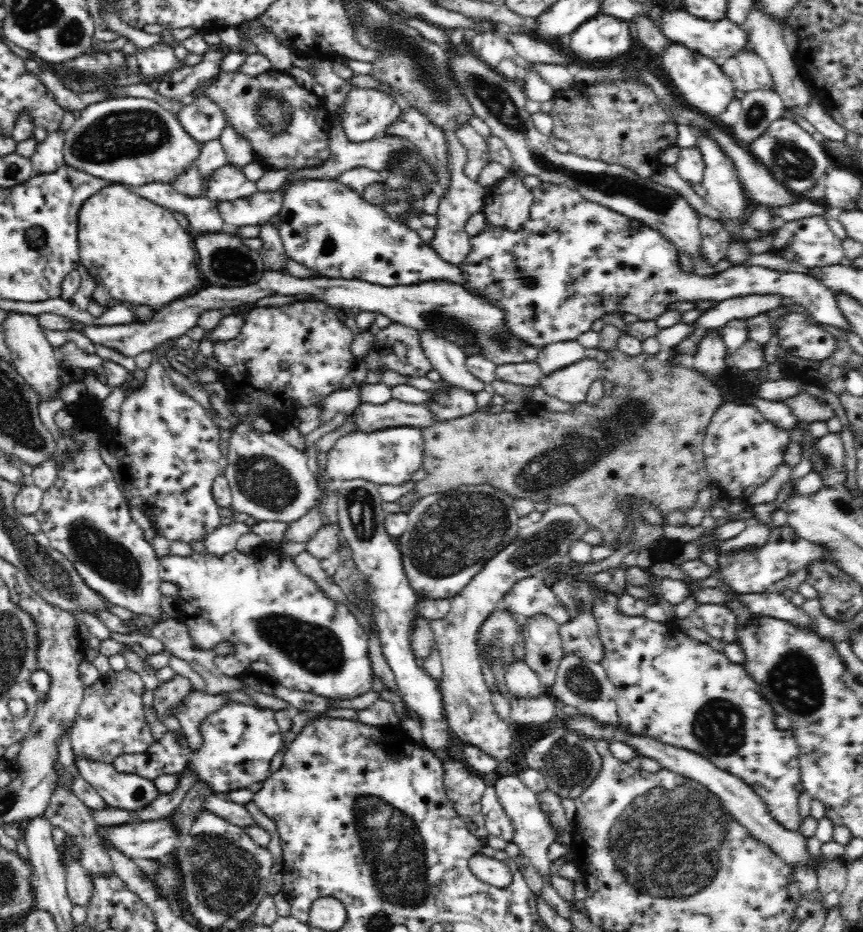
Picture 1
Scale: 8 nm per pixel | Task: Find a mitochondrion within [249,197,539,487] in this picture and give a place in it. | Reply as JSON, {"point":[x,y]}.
{"point":[448,322]}

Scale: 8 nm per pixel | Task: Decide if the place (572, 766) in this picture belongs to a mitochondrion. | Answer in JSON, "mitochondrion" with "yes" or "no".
{"mitochondrion":"yes"}

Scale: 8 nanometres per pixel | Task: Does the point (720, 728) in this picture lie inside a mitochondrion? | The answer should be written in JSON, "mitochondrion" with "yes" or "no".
{"mitochondrion":"yes"}

